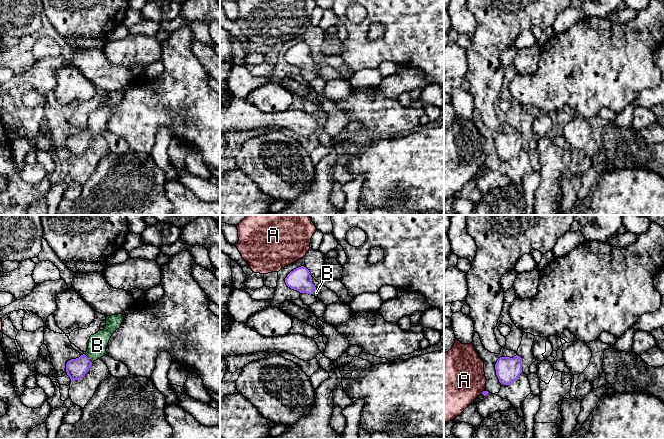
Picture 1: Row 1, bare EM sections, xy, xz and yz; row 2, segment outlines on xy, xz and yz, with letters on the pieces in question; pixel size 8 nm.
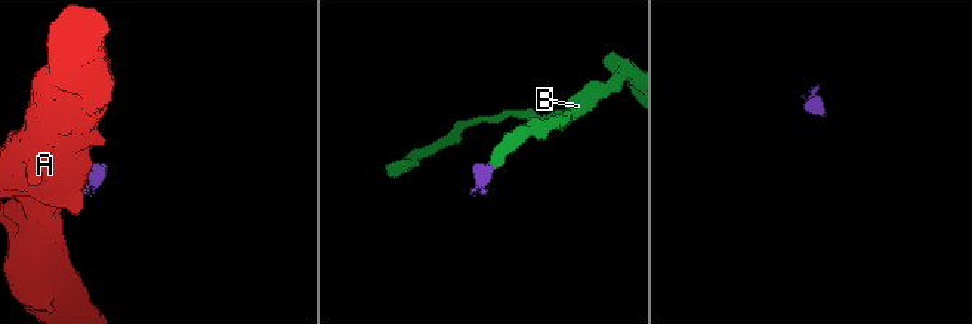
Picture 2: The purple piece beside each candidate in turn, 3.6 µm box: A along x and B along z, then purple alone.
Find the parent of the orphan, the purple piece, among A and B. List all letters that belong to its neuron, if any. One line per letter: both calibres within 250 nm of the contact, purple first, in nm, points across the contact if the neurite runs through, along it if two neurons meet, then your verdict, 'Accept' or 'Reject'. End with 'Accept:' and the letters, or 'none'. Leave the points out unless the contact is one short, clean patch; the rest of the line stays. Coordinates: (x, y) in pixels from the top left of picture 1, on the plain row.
A: Thickness 40 nm (purple) against 460 nm. Boundary: yz (484, 166), (481, 169). Reject
B: Thickness 160 nm (purple) against 150 nm. Path across: xy (76, 145), (88, 134), (96, 126), (97, 121). Accept
Accept: B

